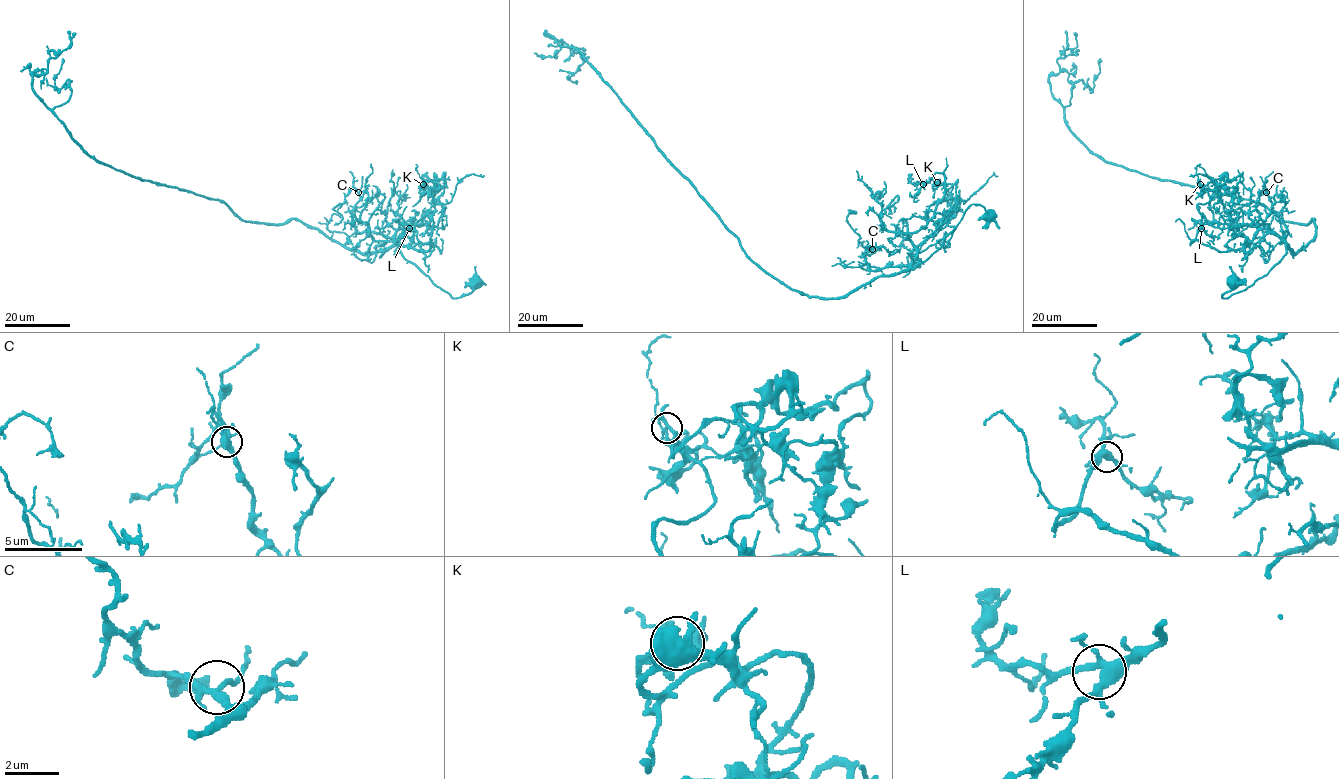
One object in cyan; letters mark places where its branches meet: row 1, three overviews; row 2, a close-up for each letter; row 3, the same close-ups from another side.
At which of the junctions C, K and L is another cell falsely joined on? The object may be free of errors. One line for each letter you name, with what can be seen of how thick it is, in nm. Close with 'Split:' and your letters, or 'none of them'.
K: 220 nm thick
Split: K

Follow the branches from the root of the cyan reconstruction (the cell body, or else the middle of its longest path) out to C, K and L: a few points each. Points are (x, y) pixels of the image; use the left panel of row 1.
C: (477, 284), (469, 294), (452, 297), (404, 257), (395, 239), (357, 233), (350, 212), (358, 192)
K: (477, 284), (452, 297), (401, 254), (397, 240), (406, 224), (444, 227), (444, 205), (423, 184)
L: (477, 284), (459, 297), (437, 287), (401, 254), (401, 229), (394, 240), (427, 251), (431, 240), (409, 228)

